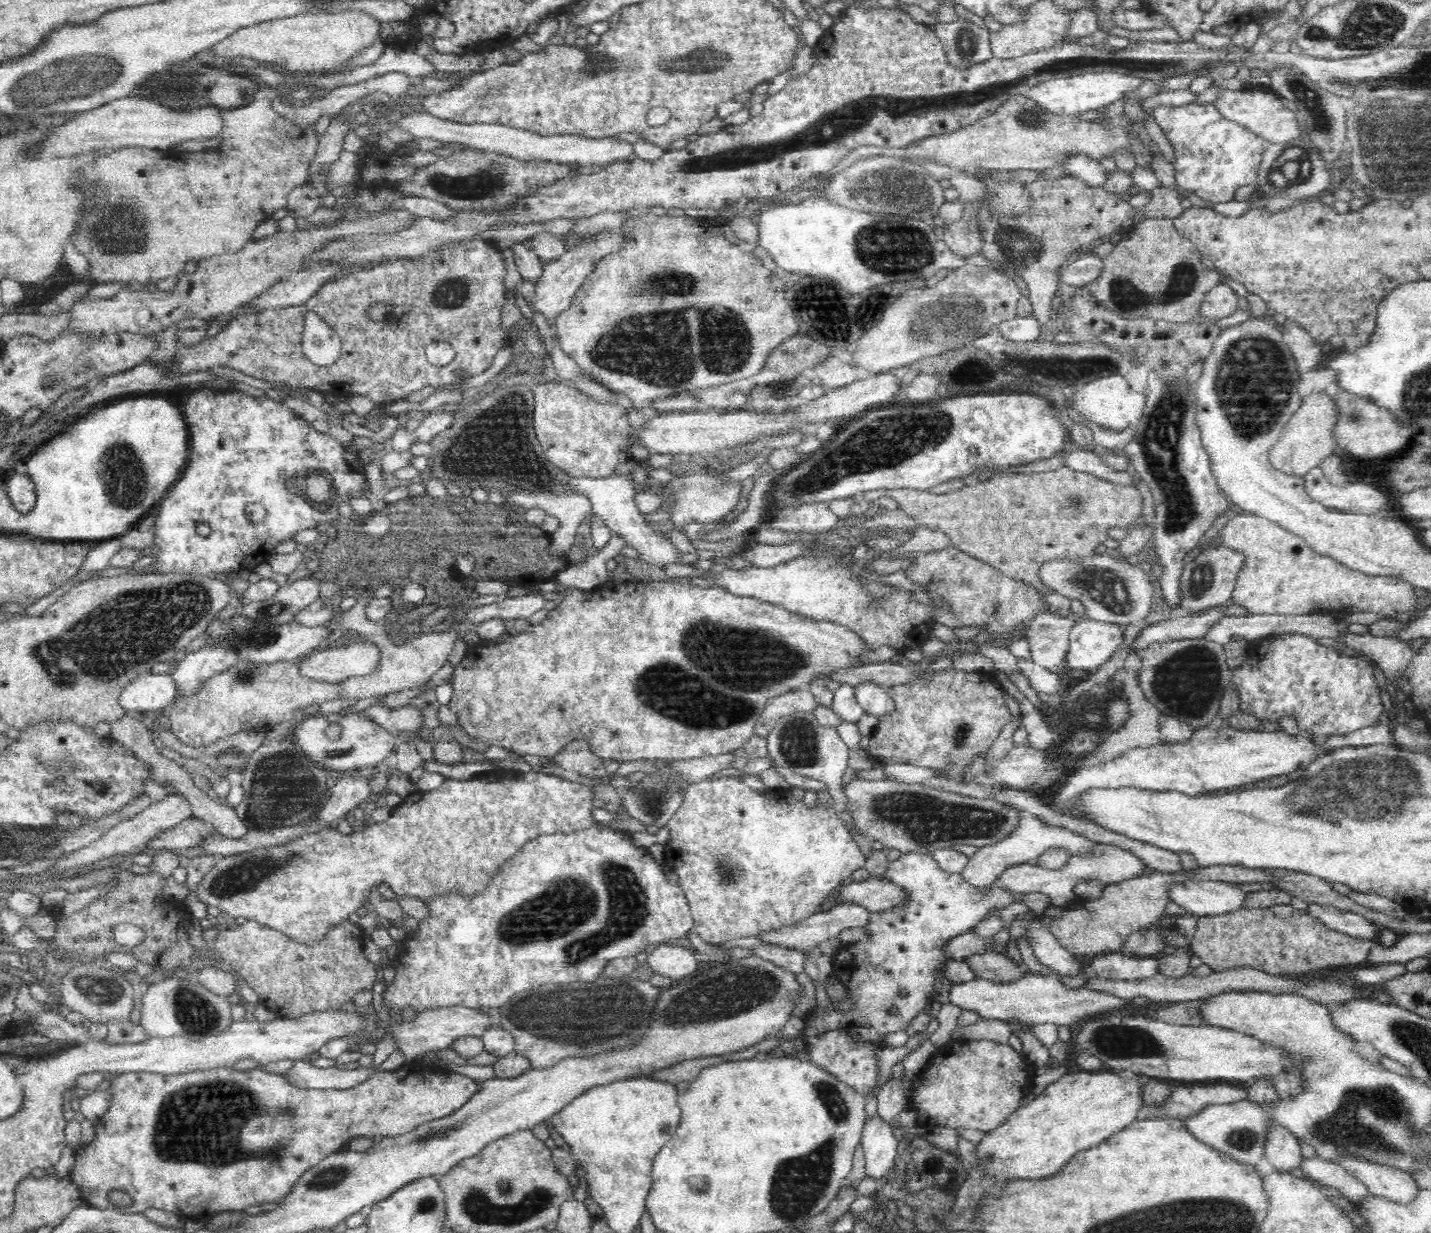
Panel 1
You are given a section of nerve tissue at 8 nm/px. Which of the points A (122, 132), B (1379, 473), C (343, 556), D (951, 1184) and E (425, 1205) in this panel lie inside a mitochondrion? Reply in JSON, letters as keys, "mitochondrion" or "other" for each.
{"A":"other","B":"other","C":"other","D":"other","E":"mitochondrion"}

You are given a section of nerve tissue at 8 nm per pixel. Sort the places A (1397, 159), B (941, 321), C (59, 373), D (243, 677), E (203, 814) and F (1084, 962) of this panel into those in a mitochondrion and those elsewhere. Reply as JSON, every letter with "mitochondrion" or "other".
{"A":"mitochondrion","B":"mitochondrion","C":"mitochondrion","D":"mitochondrion","E":"other","F":"other"}

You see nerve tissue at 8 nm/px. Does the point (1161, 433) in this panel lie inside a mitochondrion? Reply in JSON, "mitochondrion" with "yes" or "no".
{"mitochondrion":"yes"}

